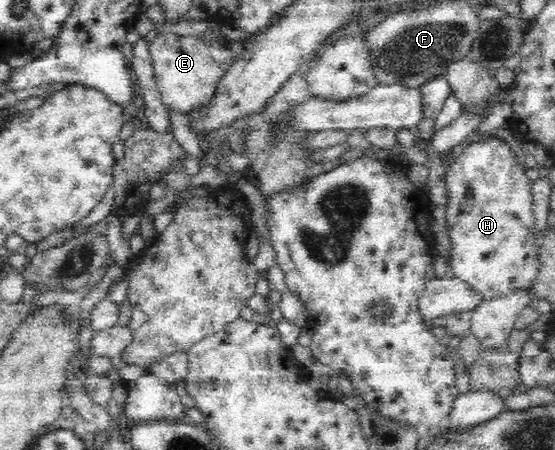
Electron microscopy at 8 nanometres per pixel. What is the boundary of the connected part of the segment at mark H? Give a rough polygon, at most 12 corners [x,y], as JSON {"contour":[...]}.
{"contour":[[493,136],[446,170],[448,275],[532,286],[531,187]]}

